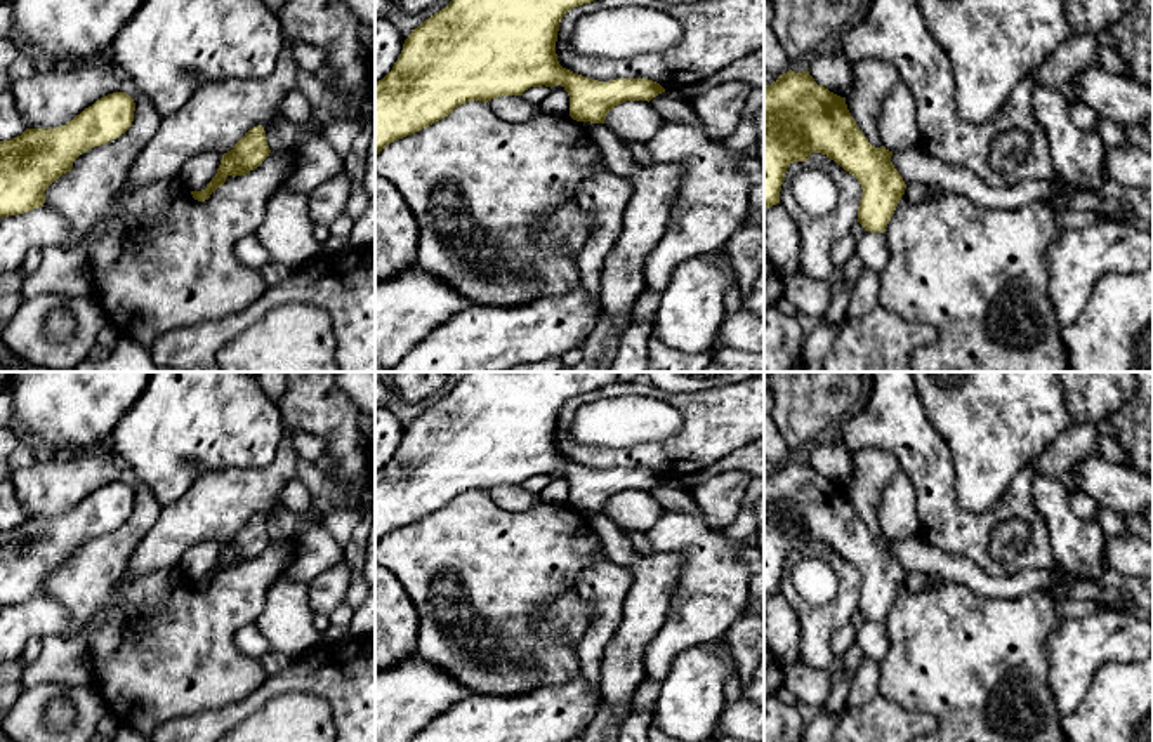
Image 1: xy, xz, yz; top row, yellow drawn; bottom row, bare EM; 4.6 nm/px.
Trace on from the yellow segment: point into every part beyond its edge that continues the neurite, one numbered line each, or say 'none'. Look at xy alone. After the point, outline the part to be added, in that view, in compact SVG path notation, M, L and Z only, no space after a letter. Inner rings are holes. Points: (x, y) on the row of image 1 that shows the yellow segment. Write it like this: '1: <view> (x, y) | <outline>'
none

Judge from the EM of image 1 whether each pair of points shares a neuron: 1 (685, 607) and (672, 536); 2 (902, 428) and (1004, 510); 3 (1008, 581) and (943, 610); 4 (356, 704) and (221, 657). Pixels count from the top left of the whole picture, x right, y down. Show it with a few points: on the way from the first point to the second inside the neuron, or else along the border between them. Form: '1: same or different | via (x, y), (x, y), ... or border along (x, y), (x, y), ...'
1: same | via (691, 589), (690, 553)
2: same | via (926, 461), (935, 494), (962, 522), (971, 522)
3: different | border along (942, 577), (987, 596), (1020, 598)
4: different | border along (266, 676), (233, 702)

